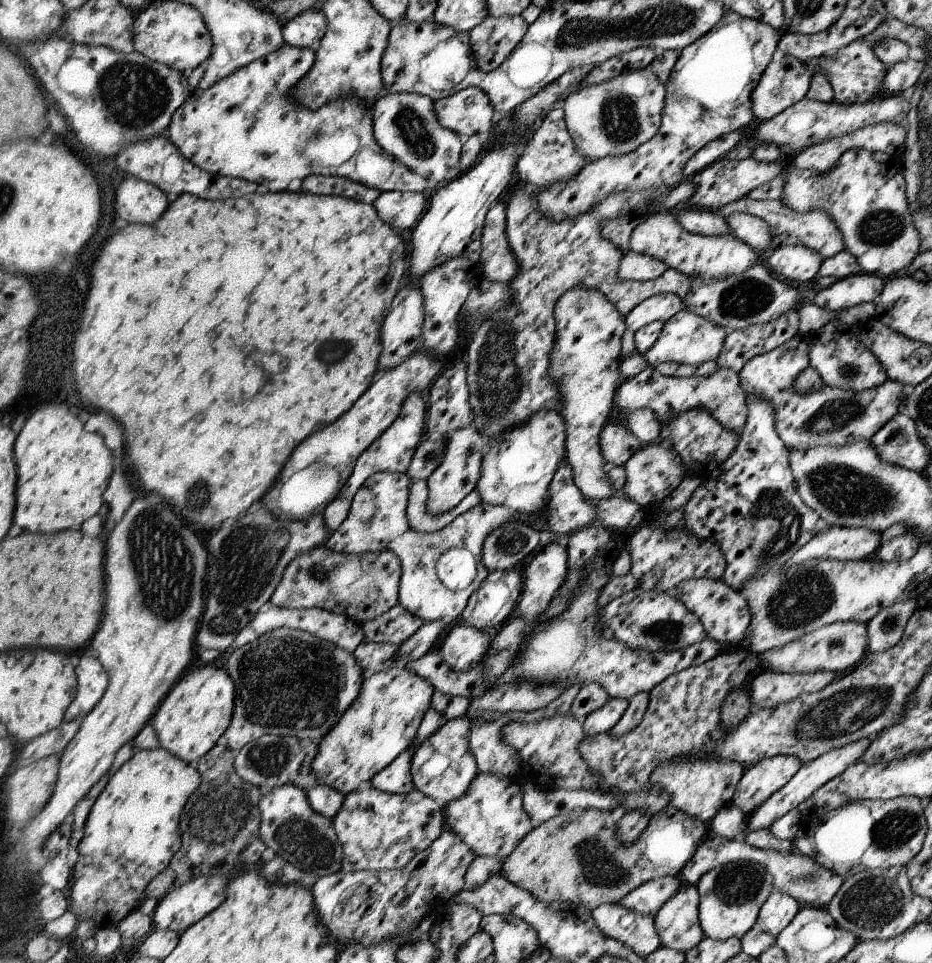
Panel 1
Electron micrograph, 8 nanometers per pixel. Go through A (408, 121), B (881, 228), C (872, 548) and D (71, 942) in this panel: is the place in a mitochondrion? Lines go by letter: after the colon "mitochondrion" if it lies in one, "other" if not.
A: mitochondrion
B: mitochondrion
C: other
D: other

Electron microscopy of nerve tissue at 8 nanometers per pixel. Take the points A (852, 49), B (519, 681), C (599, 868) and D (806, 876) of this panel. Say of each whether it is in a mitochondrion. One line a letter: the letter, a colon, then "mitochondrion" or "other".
A: other
B: other
C: mitochondrion
D: mitochondrion

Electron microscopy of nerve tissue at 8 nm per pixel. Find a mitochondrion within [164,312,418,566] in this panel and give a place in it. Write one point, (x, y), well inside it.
(330, 353)

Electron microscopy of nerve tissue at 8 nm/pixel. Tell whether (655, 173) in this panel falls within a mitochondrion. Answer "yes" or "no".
no

